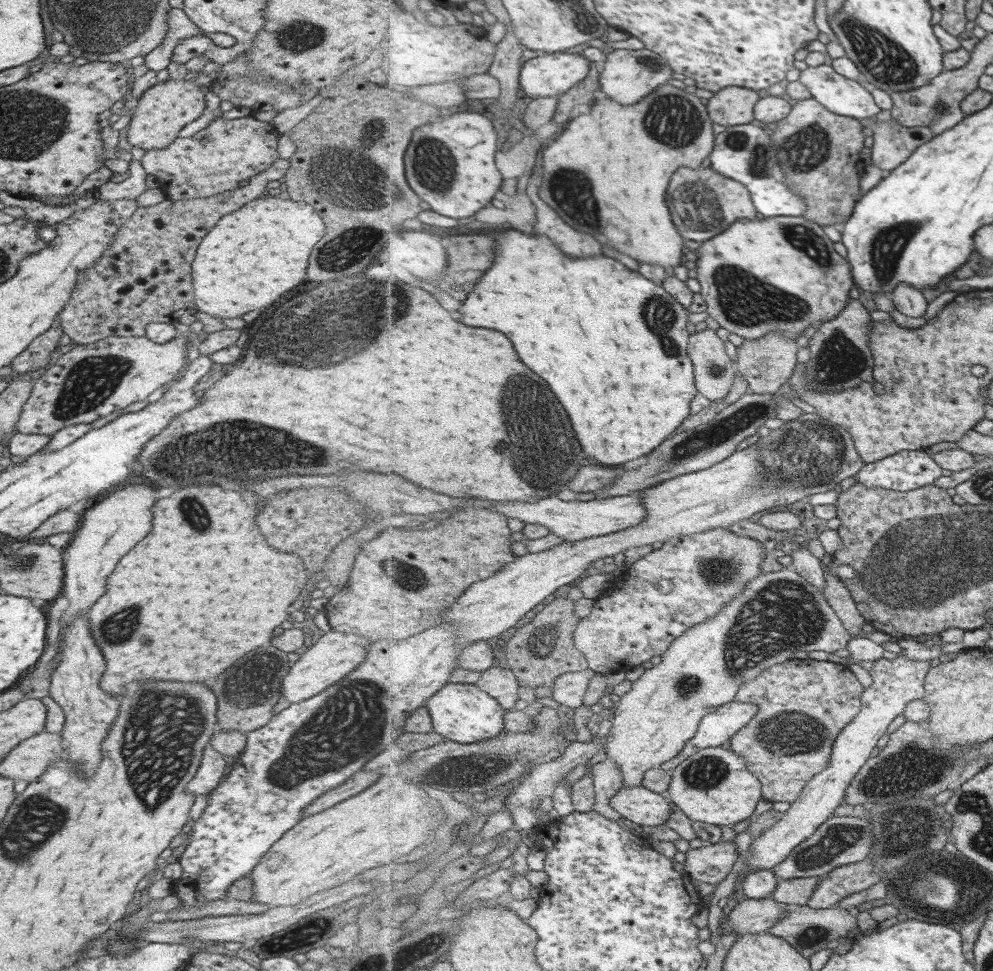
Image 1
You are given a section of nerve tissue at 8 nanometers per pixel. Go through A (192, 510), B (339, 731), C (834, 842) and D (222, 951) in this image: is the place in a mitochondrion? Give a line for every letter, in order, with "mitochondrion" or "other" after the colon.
A: mitochondrion
B: mitochondrion
C: mitochondrion
D: other

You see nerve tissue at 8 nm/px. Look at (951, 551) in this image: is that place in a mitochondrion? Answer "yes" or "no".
yes

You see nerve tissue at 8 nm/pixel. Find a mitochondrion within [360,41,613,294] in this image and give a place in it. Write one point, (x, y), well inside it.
(431, 164)

